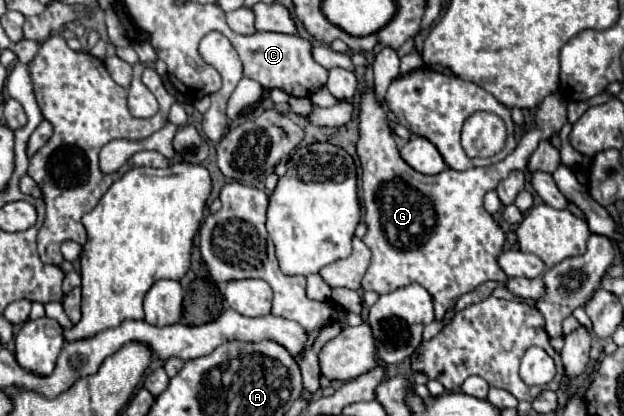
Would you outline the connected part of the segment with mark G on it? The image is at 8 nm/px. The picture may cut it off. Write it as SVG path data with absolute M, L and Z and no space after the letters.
M371 89L363 91L359 119L361 137L357 153L361 161L367 225L363 243L373 253L361 289L383 295L409 283L419 283L435 299L435 319L443 321L455 297L473 291L485 281L507 281L507 275L497 263L503 251L505 231L485 211L483 195L495 189L513 169L527 169L527 161L539 141L559 133L567 123L567 105L557 95L545 97L535 113L537 129L527 131L519 147L501 163L467 171L445 169L439 175L417 173L401 159L393 133L387 127L387 111L377 105Z

